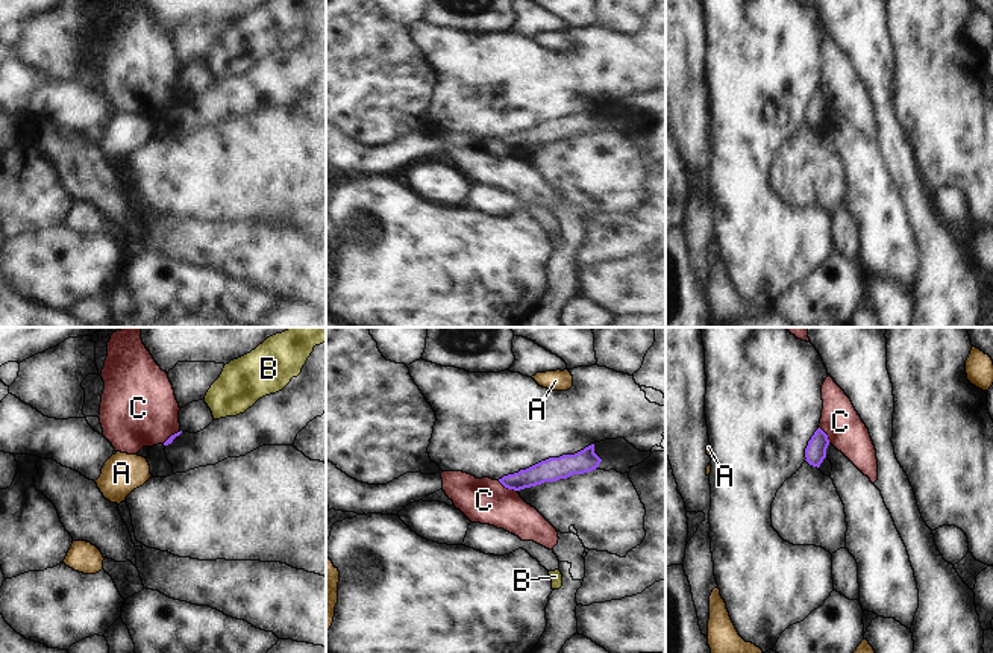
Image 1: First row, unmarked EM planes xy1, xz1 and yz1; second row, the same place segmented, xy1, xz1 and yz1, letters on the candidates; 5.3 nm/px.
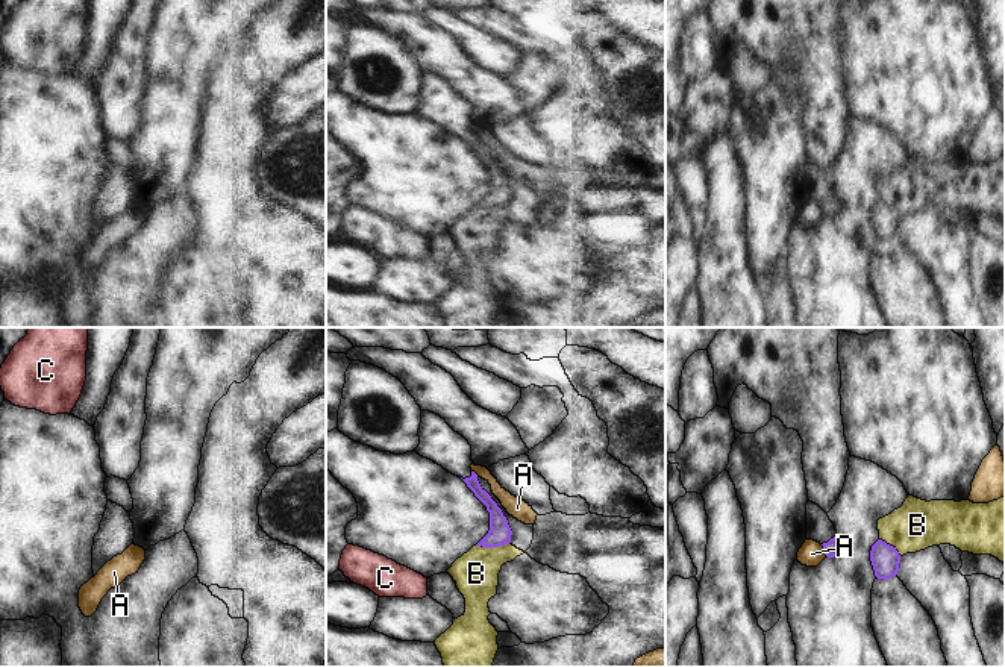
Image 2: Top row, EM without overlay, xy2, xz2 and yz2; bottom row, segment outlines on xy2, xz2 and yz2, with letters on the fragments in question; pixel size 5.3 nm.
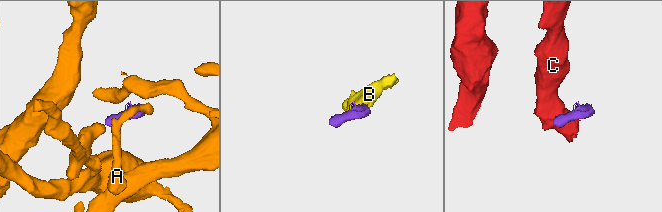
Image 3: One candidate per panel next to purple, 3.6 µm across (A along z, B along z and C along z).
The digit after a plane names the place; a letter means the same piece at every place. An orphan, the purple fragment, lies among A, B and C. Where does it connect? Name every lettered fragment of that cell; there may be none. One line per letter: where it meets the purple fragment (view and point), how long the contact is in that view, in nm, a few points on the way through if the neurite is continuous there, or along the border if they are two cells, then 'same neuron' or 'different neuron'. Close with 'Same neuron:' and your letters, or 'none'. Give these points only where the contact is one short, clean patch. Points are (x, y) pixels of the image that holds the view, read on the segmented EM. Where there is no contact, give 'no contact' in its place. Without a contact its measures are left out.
A: contact yz2 (823, 551); length 70 nm; different neuron
B: contact xz2 (493, 546); length 190 nm; border xz2 (510, 541), (500, 546), (476, 546); different neuron
C: contact xz1 (507, 487); length 120 nm; border xz1 (498, 481), (516, 491); different neuron
Same neuron: none

